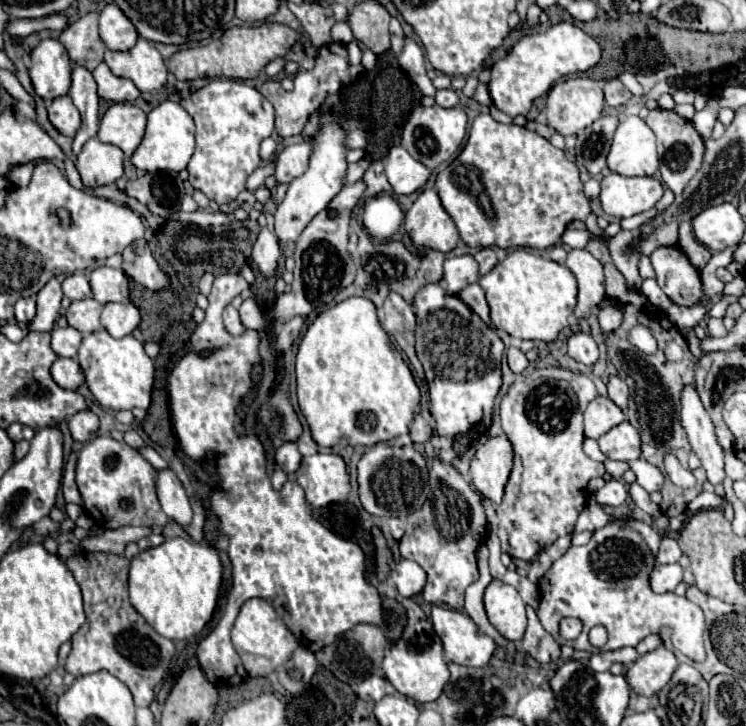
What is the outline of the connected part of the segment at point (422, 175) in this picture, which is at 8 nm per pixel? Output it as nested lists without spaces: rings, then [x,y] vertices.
[[[403,146],[391,148],[386,156],[385,175],[395,194],[411,194],[419,190],[431,170],[419,164]]]

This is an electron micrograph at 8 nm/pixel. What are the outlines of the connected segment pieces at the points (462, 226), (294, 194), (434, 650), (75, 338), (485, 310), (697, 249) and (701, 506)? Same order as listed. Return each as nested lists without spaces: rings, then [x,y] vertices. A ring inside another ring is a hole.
[[[479,114],[469,130],[469,140],[463,152],[437,174],[437,194],[443,208],[453,218],[461,240],[469,248],[549,248],[561,240],[565,226],[571,220],[585,220],[591,212],[589,200],[579,180],[575,162],[565,158],[565,152],[555,148],[549,140],[521,126],[505,126],[493,120],[491,114]]]
[[[325,122],[321,126],[319,134],[313,136],[309,168],[305,170],[305,174],[301,174],[299,178],[295,178],[289,184],[287,194],[275,212],[275,234],[279,240],[283,240],[283,242],[297,240],[299,234],[305,230],[305,226],[313,220],[313,216],[319,214],[345,186],[345,176],[347,176],[347,158],[345,156],[349,152],[345,138],[347,138],[347,128],[341,126],[339,122]]]
[[[419,620],[415,624],[405,626],[403,636],[395,642],[395,646],[383,660],[383,672],[397,692],[407,698],[413,698],[419,704],[433,702],[441,696],[443,686],[449,680],[449,670],[447,662],[443,660],[443,644],[429,620]]]
[[[67,326],[67,328],[53,328],[51,332],[51,348],[55,354],[65,358],[77,358],[77,350],[81,344],[81,332]]]
[[[475,282],[475,284],[469,284],[467,288],[463,288],[463,292],[459,292],[459,298],[483,320],[489,324],[489,306],[487,306],[487,300],[485,300],[485,292],[483,288]]]
[[[683,222],[683,224],[679,226],[679,244],[681,244],[681,250],[687,254],[687,258],[691,260],[691,264],[693,264],[697,270],[701,270],[701,268],[709,262],[711,254],[709,254],[709,250],[707,250],[703,244],[699,244],[699,242],[695,240],[693,228],[691,228],[689,222]]]
[[[701,492],[699,496],[695,496],[695,500],[689,502],[689,512],[695,514],[699,510],[711,510],[711,508],[723,508],[727,502],[725,496],[717,496],[715,492]]]

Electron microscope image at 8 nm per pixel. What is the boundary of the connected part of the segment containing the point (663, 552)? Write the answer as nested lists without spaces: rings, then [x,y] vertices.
[[[665,536],[661,540],[661,546],[659,546],[659,552],[657,552],[657,562],[659,564],[675,564],[679,558],[681,558],[681,550],[679,550],[679,544],[675,540],[675,536]]]

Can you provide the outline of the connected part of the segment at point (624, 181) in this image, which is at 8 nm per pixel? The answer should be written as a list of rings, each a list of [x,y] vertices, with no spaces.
[[[609,172],[601,180],[601,206],[615,218],[629,218],[651,210],[663,196],[663,186],[653,176],[629,178]]]

